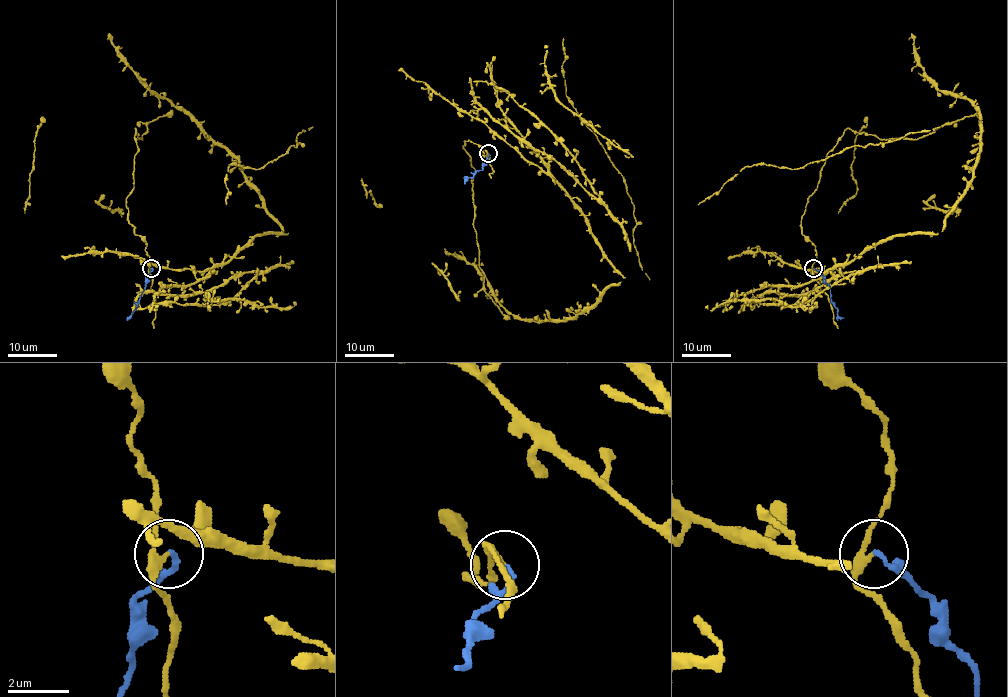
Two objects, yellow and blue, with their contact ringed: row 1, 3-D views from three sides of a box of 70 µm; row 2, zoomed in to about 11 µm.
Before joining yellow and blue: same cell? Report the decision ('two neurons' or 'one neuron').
two neurons

